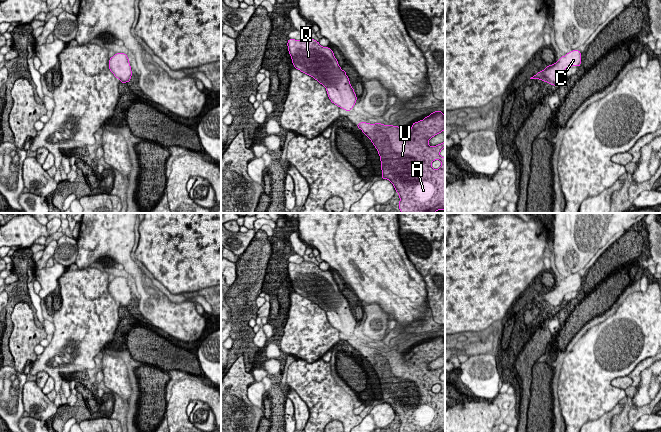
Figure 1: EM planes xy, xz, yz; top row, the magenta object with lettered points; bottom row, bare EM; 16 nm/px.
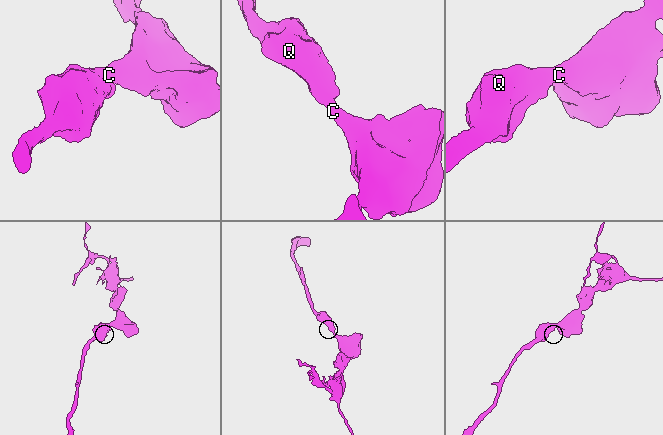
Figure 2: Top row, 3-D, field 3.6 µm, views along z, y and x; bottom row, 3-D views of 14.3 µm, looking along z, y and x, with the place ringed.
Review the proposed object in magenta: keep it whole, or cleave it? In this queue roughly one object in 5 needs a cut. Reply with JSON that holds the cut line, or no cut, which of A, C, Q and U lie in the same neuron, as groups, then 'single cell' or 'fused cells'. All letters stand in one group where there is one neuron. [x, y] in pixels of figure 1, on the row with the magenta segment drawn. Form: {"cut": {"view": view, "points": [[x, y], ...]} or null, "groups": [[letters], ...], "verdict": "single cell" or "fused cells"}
{"cut": null, "groups": [["A", "C", "Q", "U"]], "verdict": "single cell"}

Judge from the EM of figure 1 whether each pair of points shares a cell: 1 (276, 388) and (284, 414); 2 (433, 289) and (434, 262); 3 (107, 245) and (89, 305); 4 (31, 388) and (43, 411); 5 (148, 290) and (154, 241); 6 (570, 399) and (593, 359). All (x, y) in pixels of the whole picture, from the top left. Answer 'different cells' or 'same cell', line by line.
1: same cell
2: same cell
3: different cells
4: same cell
5: different cells
6: same cell

